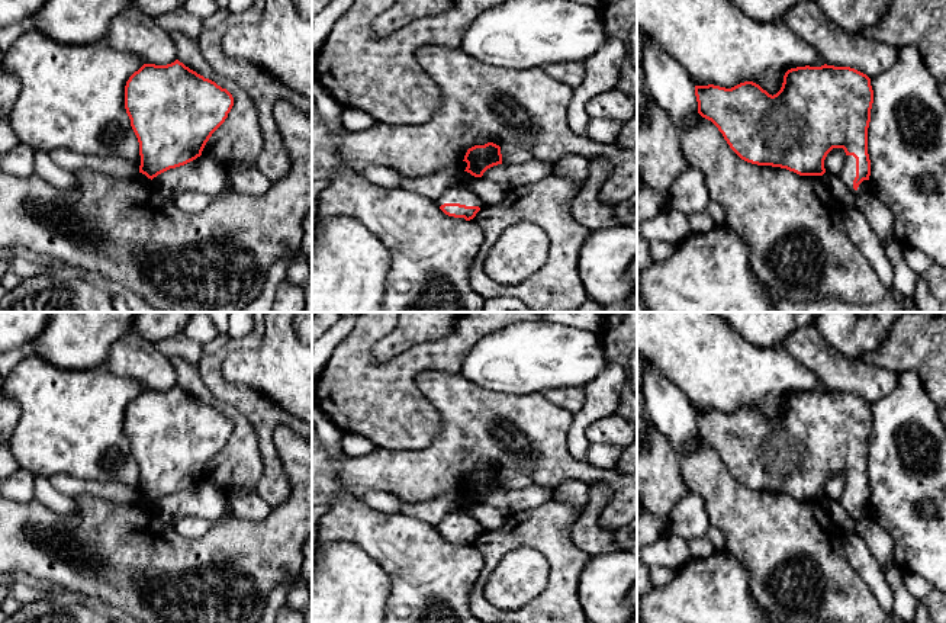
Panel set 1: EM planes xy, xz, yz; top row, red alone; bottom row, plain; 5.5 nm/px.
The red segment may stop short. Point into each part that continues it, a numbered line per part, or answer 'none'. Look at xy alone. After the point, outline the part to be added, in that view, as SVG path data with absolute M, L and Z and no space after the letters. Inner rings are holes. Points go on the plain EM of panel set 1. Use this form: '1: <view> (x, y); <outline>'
none

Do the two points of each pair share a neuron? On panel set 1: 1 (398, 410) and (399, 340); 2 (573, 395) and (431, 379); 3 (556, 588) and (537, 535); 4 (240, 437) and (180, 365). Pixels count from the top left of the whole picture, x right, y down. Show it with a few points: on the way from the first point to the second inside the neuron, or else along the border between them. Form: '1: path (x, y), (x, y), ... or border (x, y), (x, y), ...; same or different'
1: border (431, 340), (385, 362), (370, 352); different
2: border (541, 394), (572, 413); different
3: path (557, 575), (557, 555), (550, 548); same
4: path (235, 417), (196, 385); same

